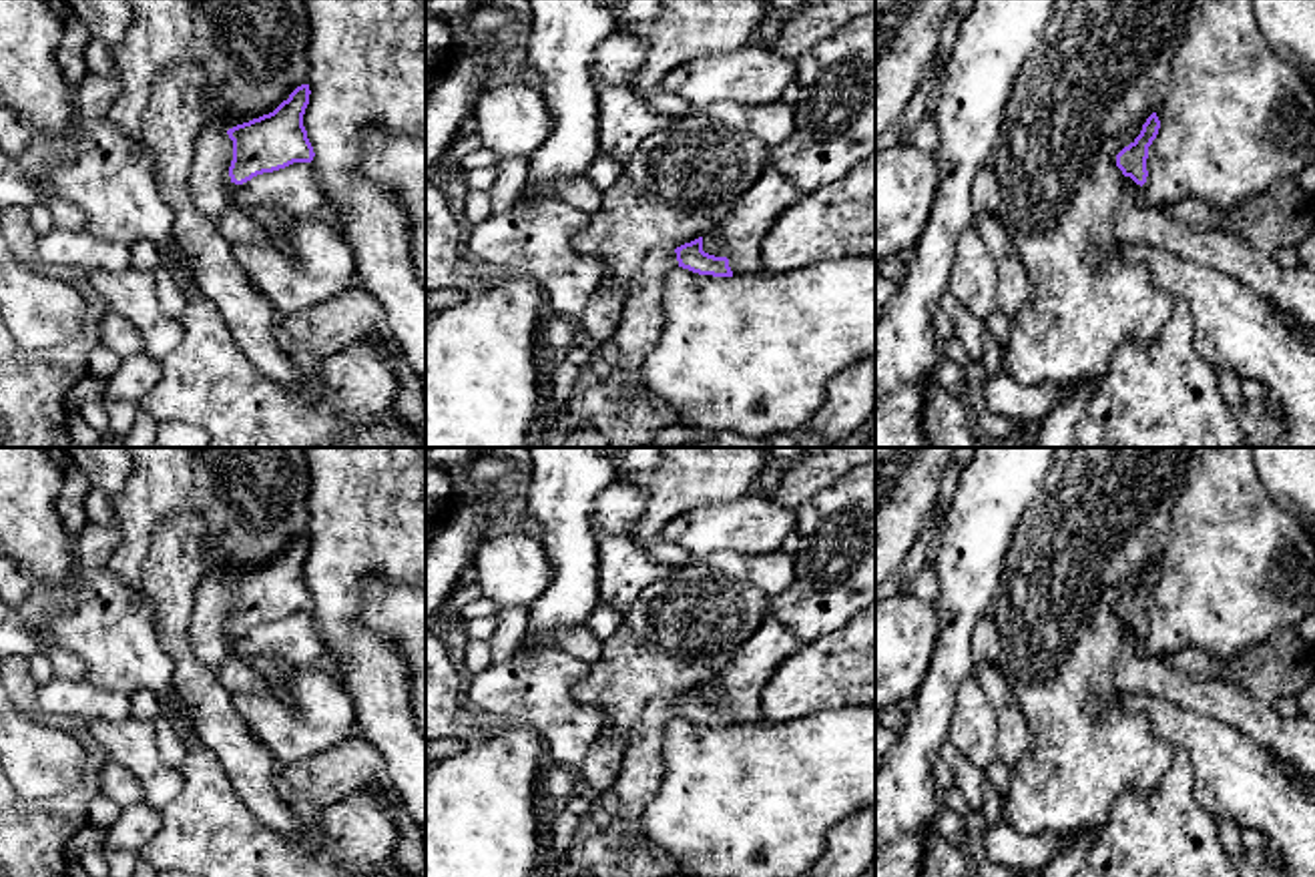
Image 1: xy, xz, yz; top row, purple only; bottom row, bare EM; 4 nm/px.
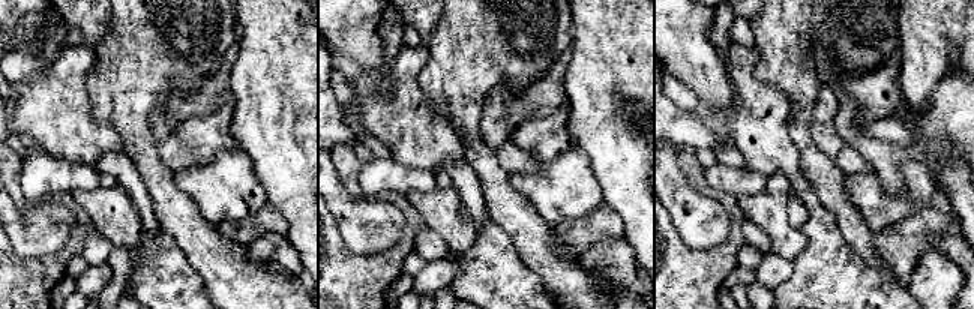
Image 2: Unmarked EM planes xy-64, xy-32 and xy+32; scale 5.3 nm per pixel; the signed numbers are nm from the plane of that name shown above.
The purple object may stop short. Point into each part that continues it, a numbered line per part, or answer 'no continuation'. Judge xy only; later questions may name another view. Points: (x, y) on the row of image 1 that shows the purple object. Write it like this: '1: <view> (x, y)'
1: xy (207, 181)

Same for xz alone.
1: xz (609, 398)

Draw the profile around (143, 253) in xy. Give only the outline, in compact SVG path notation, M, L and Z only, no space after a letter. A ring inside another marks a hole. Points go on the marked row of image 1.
M137 241L130 245L130 263L135 269L151 269L155 273L165 271L159 249L151 241Z

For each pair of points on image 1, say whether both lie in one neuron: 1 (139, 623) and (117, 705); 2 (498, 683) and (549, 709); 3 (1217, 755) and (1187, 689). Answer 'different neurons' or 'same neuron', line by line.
1: different neurons
2: same neuron
3: different neurons

